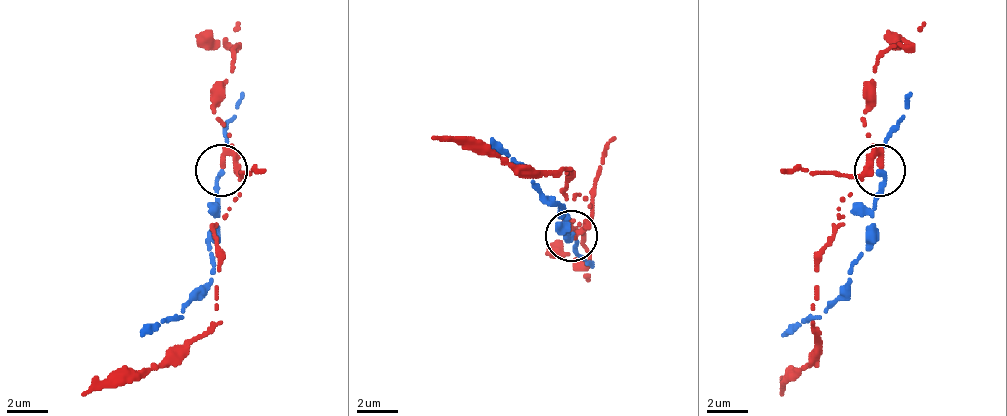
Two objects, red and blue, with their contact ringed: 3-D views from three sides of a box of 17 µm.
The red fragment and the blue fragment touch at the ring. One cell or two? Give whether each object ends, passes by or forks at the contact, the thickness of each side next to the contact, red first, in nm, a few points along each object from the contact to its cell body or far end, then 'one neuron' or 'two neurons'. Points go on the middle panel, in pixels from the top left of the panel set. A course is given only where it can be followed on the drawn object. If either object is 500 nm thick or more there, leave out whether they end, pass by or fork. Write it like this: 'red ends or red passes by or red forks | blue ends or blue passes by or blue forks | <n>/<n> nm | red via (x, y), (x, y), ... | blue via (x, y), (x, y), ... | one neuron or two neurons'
red ends | blue passes by | 320/170 nm | red via (570, 234), (580, 229), (591, 203), (565, 193), (570, 172), (565, 167), (518, 172), (431, 136) | blue via (570, 234), (565, 240), (565, 224), (560, 224), (560, 203), (529, 178), (493, 136) | two neurons

